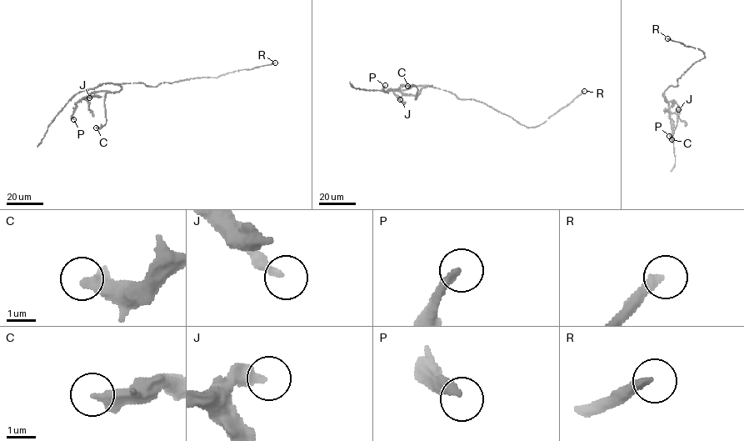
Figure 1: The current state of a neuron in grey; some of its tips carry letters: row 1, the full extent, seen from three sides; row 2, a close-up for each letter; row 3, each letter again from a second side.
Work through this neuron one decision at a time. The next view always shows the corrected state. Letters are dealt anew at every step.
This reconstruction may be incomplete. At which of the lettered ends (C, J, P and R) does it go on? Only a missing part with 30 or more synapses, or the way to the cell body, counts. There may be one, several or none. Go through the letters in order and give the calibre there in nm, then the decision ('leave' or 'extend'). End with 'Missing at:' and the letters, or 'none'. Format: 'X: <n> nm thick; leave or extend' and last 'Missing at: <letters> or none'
C: 420 nm thick; leave
J: 320 nm thick; leave
P: 280 nm thick; leave
R: 320 nm thick; extend
Missing at: R

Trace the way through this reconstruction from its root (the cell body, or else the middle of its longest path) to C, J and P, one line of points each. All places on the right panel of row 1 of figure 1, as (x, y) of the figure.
C: (677, 85), (670, 86), (664, 93), (665, 100), (675, 101), (679, 107), (671, 139)
J: (677, 85), (668, 87), (664, 97), (666, 102), (673, 100), (669, 112), (678, 109)
P: (677, 85), (670, 86), (664, 93), (665, 100), (673, 100), (668, 110), (673, 129), (669, 136)

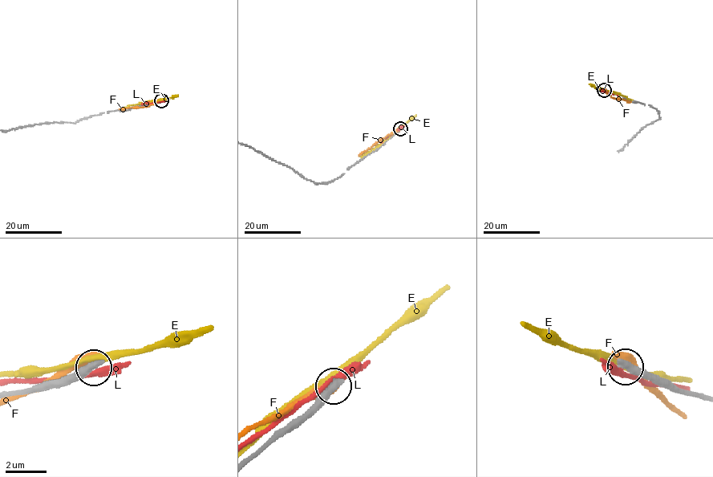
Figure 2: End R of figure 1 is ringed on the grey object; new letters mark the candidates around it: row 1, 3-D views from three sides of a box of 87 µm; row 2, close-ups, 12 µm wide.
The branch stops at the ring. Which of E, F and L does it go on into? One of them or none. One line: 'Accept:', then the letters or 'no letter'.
Accept: no letter

